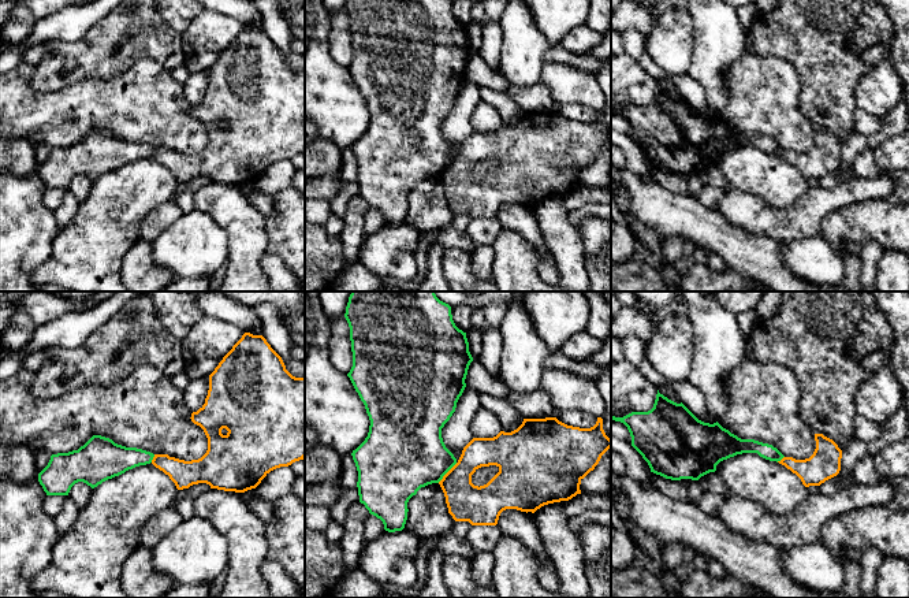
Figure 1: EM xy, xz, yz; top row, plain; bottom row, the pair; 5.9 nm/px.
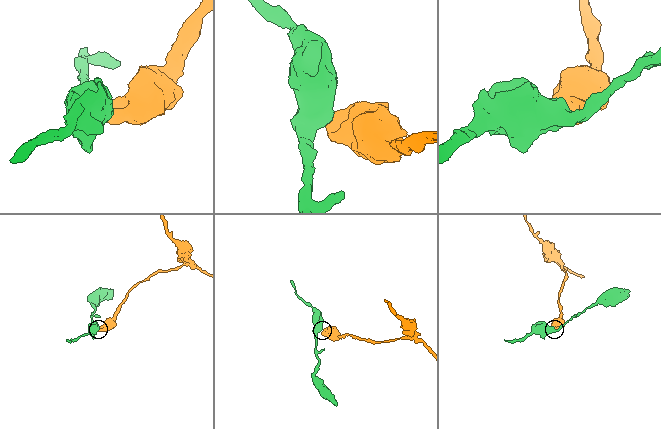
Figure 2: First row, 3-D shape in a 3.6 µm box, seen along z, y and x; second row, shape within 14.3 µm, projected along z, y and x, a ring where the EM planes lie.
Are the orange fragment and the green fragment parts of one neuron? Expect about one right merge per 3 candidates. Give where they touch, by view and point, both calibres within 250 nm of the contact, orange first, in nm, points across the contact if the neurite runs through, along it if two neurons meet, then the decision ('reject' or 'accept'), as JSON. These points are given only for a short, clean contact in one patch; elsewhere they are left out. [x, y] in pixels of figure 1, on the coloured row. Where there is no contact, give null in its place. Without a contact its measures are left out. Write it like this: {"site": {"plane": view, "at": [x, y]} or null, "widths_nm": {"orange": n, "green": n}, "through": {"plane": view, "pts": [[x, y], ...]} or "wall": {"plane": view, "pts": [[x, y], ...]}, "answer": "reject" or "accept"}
{"site": {"plane": "xz", "at": [447, 472]}, "widths_nm": {"orange": 220, "green": 420}, "wall": {"plane": "xz", "pts": [[457, 463], [438, 482]]}, "answer": "reject"}

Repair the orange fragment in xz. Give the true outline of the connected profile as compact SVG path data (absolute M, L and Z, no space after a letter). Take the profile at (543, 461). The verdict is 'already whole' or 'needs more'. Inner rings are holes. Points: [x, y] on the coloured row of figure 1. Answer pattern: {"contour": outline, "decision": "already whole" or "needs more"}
{"contour": "M556 417L524 419L522 424L511 431L500 431L493 438L473 438L462 450L458 463L439 482L455 521L469 521L472 525L496 525L506 509L534 513L544 505L569 501L581 494L581 480L595 469L601 456L611 447L611 439L603 430L603 419L591 428L567 426ZM496 465L499 472L484 486L474 486L472 475L481 467Z", "decision": "already whole"}

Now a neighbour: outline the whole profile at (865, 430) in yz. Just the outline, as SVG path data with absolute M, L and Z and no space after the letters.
M857 415L854 419L854 439L857 445L873 442L883 434L883 424Z

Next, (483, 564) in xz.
M492 550L477 553L472 560L472 576L480 586L491 586L493 577L495 557Z

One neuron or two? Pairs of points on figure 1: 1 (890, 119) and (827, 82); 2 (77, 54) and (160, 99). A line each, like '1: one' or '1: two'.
1: two
2: two

